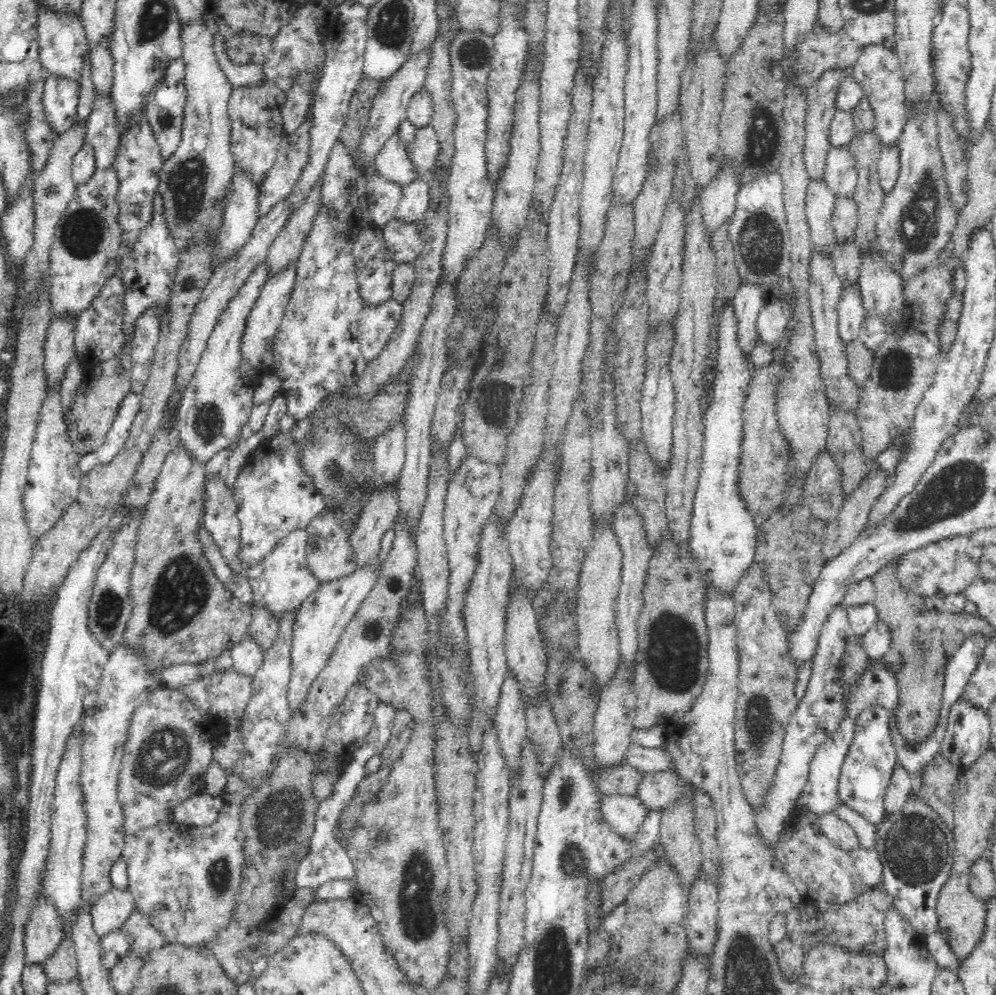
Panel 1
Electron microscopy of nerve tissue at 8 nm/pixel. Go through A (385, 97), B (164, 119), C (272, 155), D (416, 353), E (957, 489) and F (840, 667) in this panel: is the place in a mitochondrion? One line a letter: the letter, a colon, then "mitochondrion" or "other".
A: other
B: mitochondrion
C: other
D: other
E: mitochondrion
F: other

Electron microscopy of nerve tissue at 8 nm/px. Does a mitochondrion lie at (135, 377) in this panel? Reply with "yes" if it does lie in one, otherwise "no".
no

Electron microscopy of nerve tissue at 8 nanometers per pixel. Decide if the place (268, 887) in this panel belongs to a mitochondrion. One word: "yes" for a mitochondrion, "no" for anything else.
no

